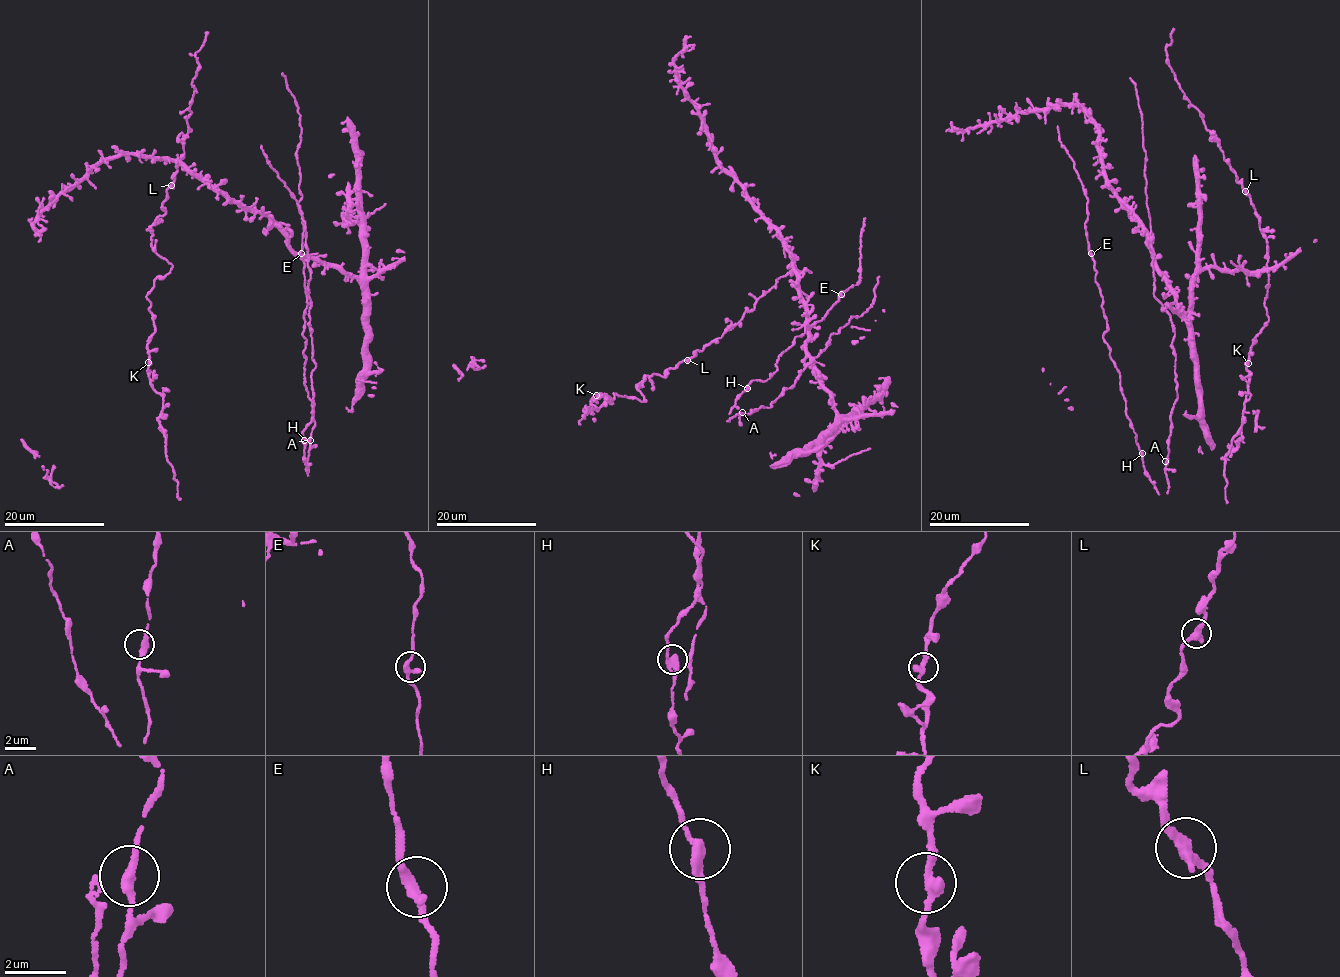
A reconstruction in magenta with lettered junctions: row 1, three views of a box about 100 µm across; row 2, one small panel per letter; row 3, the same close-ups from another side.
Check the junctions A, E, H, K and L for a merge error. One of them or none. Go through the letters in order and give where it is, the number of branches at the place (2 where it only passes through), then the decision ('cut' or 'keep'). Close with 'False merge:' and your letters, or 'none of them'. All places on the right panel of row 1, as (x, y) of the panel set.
A: (1165, 461) | 2 | keep
E: (1091, 253) | 2 | keep
H: (1142, 453) | 2 | keep
K: (1248, 363) | 2 | keep
L: (1245, 191) | 2 | keep
False merge: none of them

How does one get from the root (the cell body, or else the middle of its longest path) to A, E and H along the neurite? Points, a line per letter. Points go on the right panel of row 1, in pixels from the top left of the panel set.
A: (1119, 200), (1132, 208), (1143, 228), (1158, 271), (1154, 297), (1170, 315), (1175, 332), (1177, 396), (1165, 461)
E: (1119, 200), (1143, 228), (1158, 271), (1154, 297), (1175, 332), (1167, 493), (1144, 470), (1126, 414), (1091, 253)
H: (1119, 200), (1143, 228), (1158, 271), (1154, 297), (1175, 332), (1177, 396), (1167, 493), (1154, 487), (1142, 453)

